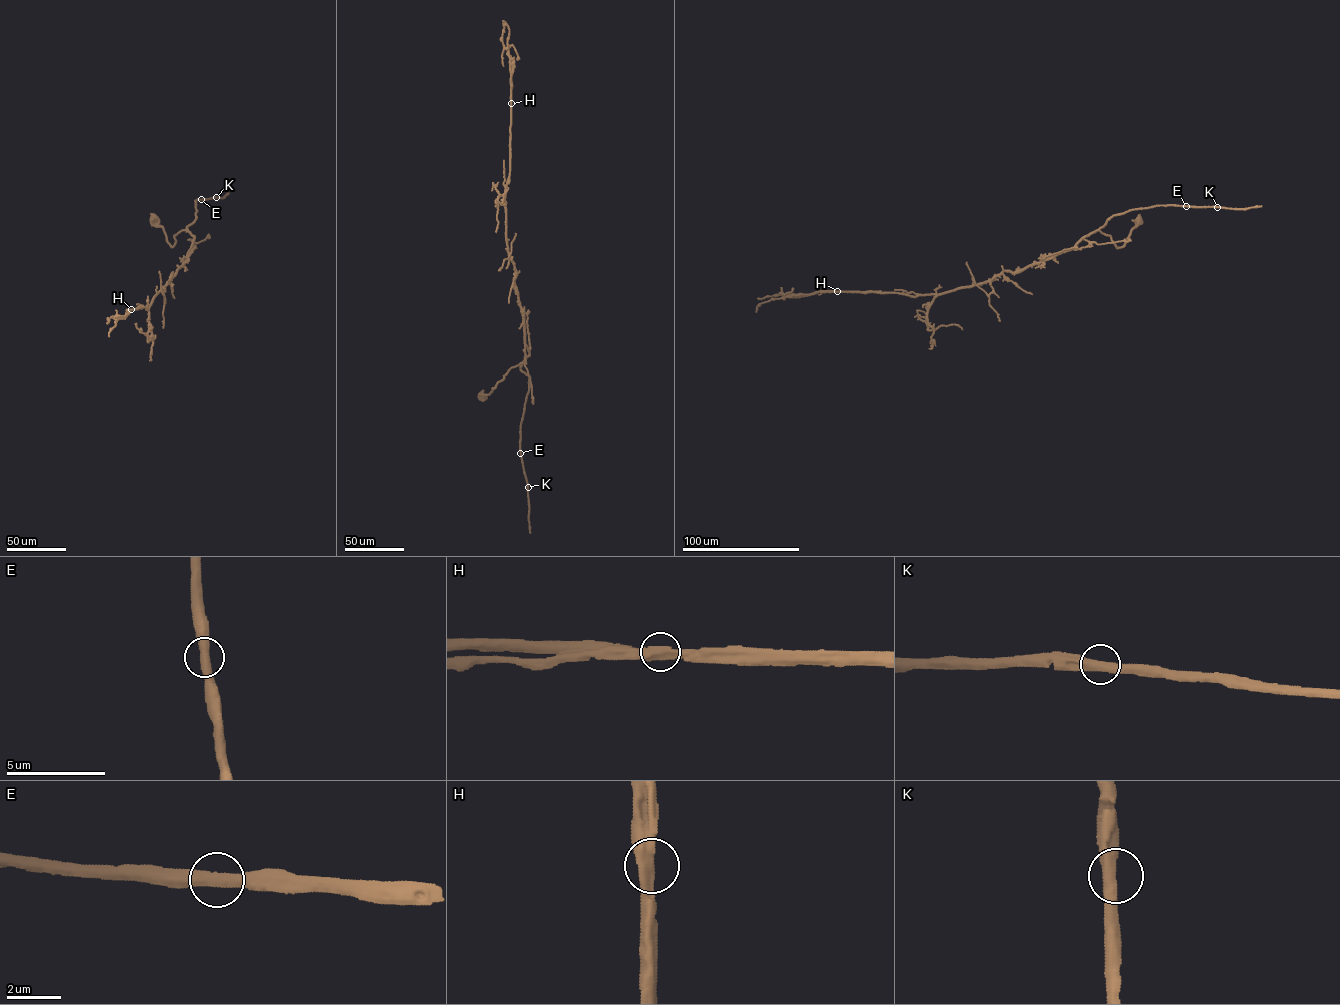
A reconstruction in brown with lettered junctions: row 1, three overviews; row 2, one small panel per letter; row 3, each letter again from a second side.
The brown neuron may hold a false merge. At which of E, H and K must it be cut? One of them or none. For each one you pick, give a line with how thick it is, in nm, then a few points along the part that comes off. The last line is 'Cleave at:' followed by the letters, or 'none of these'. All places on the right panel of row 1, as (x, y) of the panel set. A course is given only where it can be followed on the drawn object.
H: 440 nm thick; foreign part runs (837, 291), (785, 296)
Cleave at: H

